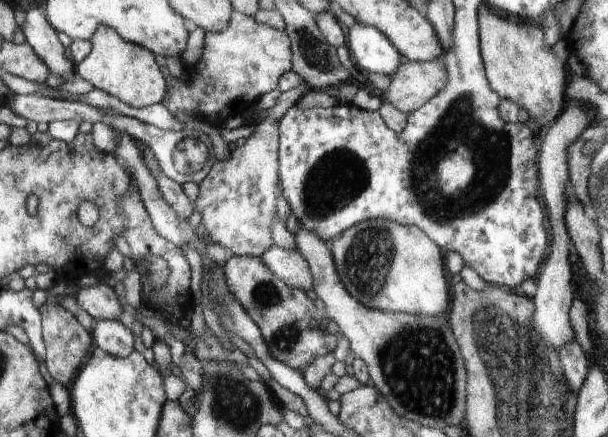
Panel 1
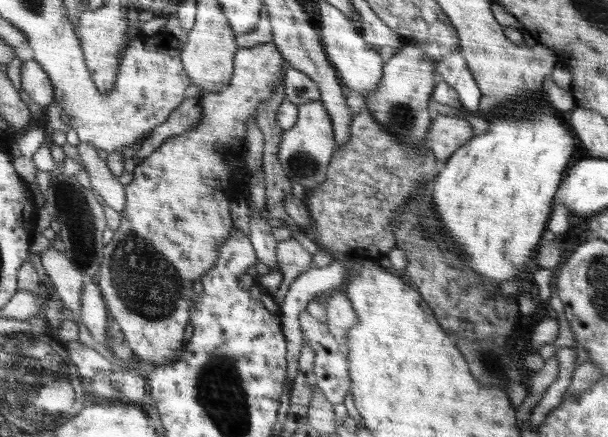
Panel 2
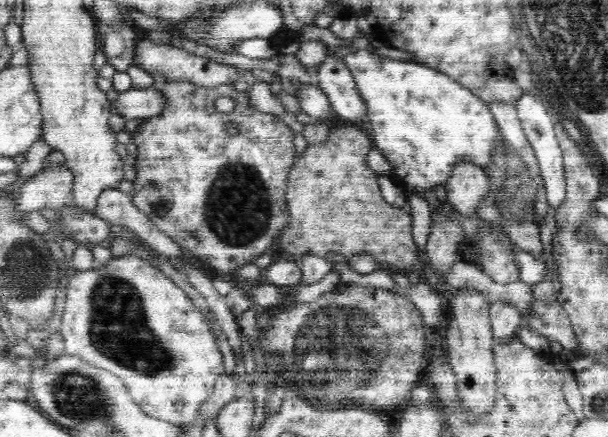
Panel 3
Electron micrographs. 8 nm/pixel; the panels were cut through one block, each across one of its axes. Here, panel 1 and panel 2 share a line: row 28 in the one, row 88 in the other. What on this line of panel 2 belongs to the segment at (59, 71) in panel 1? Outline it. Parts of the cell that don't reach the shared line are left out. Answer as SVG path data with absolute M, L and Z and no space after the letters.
M36 60L21 64L21 85L28 93L32 104L40 105L44 110L53 103L54 87L48 73Z

